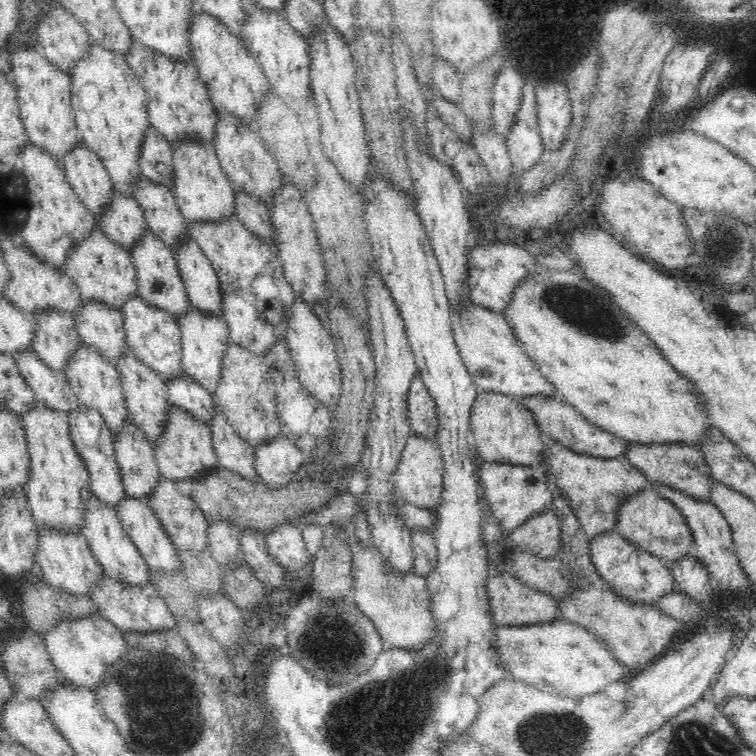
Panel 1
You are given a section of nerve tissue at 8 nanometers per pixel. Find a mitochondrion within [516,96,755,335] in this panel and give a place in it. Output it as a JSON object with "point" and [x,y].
{"point":[723,244]}

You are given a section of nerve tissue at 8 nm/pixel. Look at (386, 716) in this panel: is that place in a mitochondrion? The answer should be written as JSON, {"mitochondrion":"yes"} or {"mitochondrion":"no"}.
{"mitochondrion":"yes"}

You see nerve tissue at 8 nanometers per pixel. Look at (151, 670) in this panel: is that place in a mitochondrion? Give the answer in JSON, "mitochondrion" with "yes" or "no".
{"mitochondrion":"yes"}

